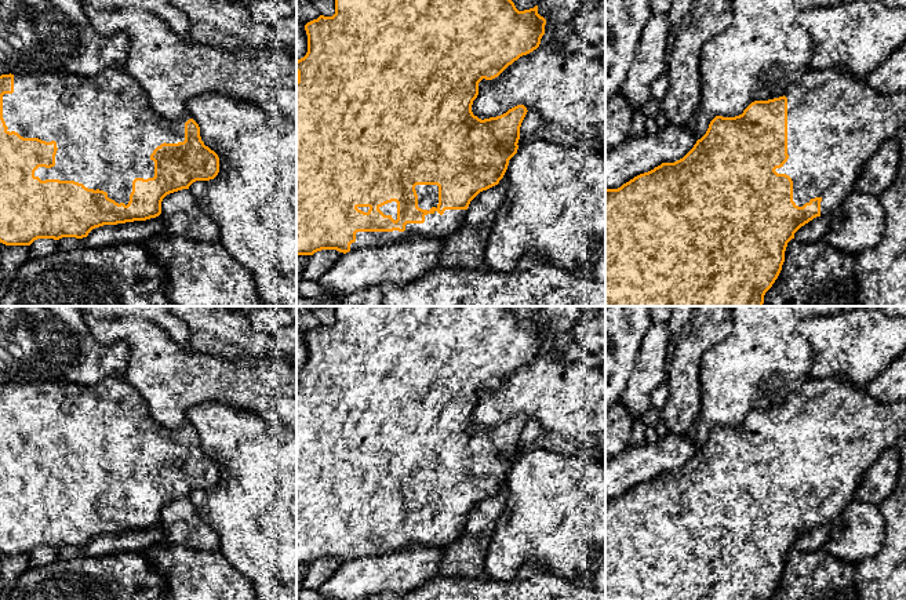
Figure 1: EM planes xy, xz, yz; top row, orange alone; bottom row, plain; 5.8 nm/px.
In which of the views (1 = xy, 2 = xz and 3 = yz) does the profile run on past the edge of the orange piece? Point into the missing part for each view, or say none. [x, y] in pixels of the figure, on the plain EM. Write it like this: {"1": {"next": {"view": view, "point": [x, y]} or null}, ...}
{"1": {"next": {"view": "xy", "point": [105, 439]}}, "2": {"next": {"view": "xz", "point": [440, 535]}}, "3": {"next": {"view": "yz", "point": [836, 432]}}}

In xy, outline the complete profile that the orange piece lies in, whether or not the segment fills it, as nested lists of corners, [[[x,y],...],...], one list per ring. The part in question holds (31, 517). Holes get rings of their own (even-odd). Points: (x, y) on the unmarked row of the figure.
[[[112,377],[91,386],[58,381],[0,385],[0,552],[6,554],[30,554],[37,548],[83,548],[103,534],[156,527],[161,523],[161,510],[167,503],[189,498],[196,490],[214,488],[218,481],[219,466],[201,450],[200,436],[193,426],[174,430],[164,428],[152,418],[145,399],[124,378]]]

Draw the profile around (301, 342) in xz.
[[[296,331],[296,370],[303,367],[308,361],[308,343],[305,334]]]

